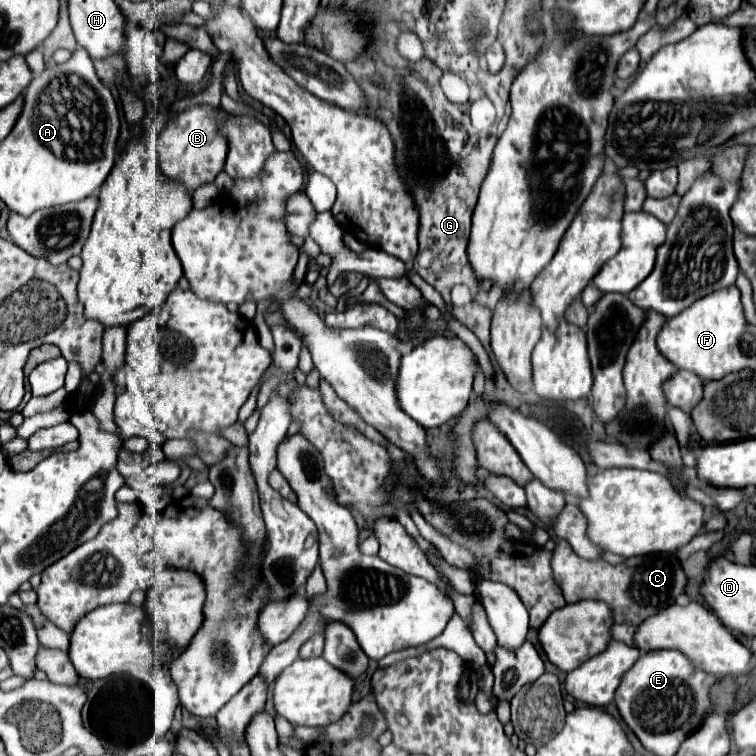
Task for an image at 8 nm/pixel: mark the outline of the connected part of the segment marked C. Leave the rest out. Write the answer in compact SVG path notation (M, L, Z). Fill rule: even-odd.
M558 539L552 551L552 577L560 587L566 603L578 603L582 599L604 601L610 611L614 623L640 625L646 617L666 609L676 603L678 595L684 593L686 575L672 553L650 553L630 557L620 565L610 565L606 561L586 561L578 557L568 541Z

